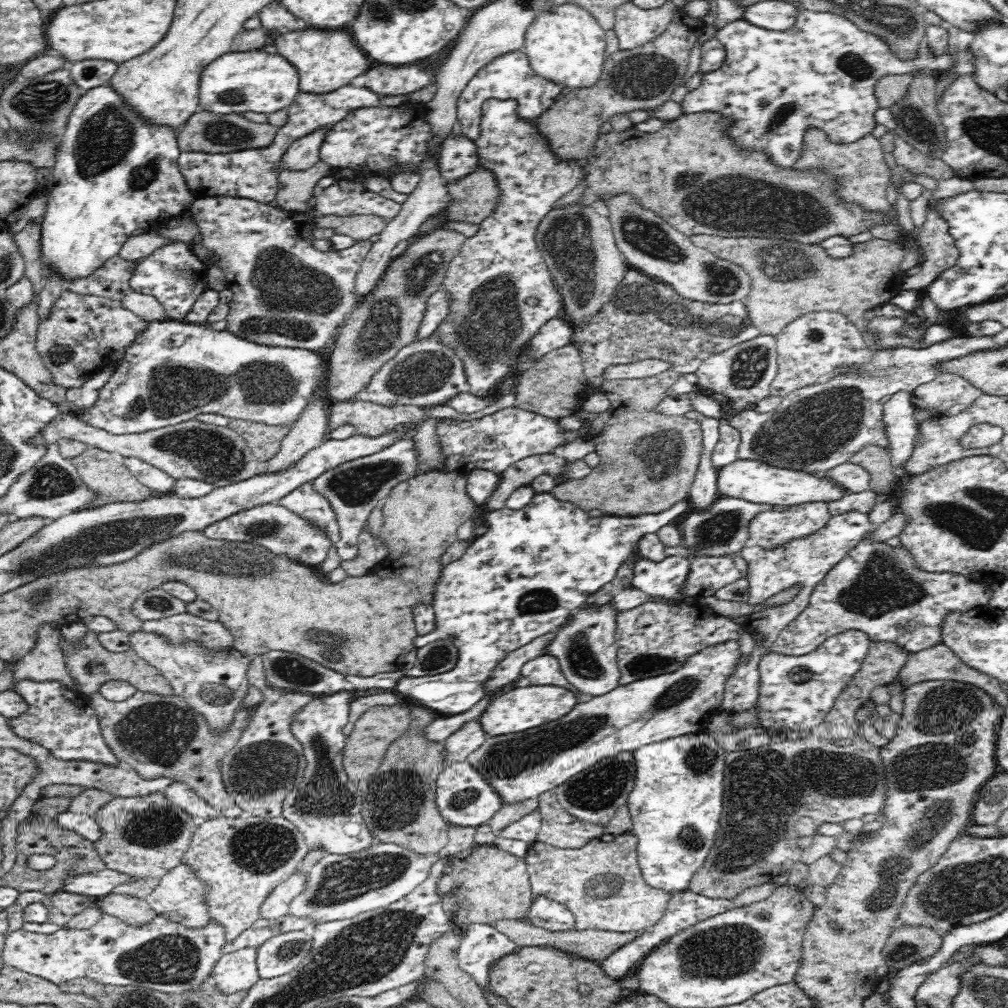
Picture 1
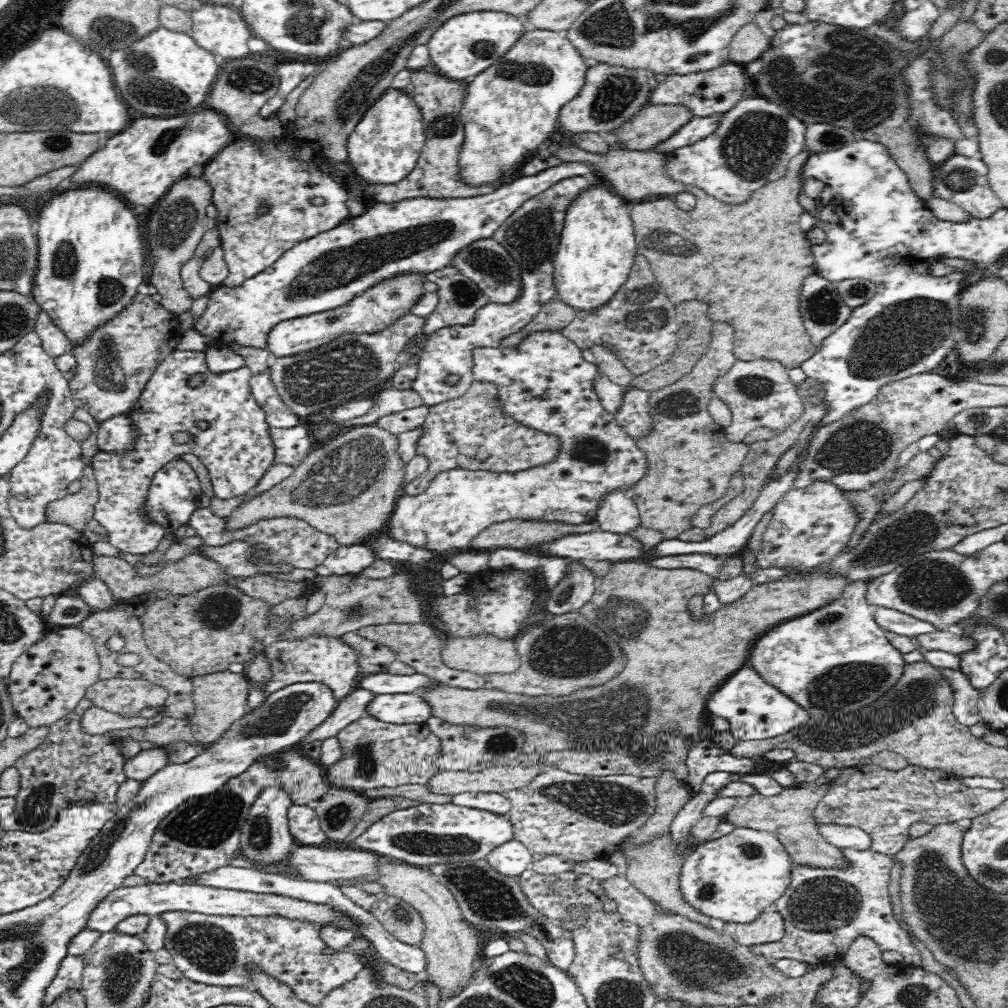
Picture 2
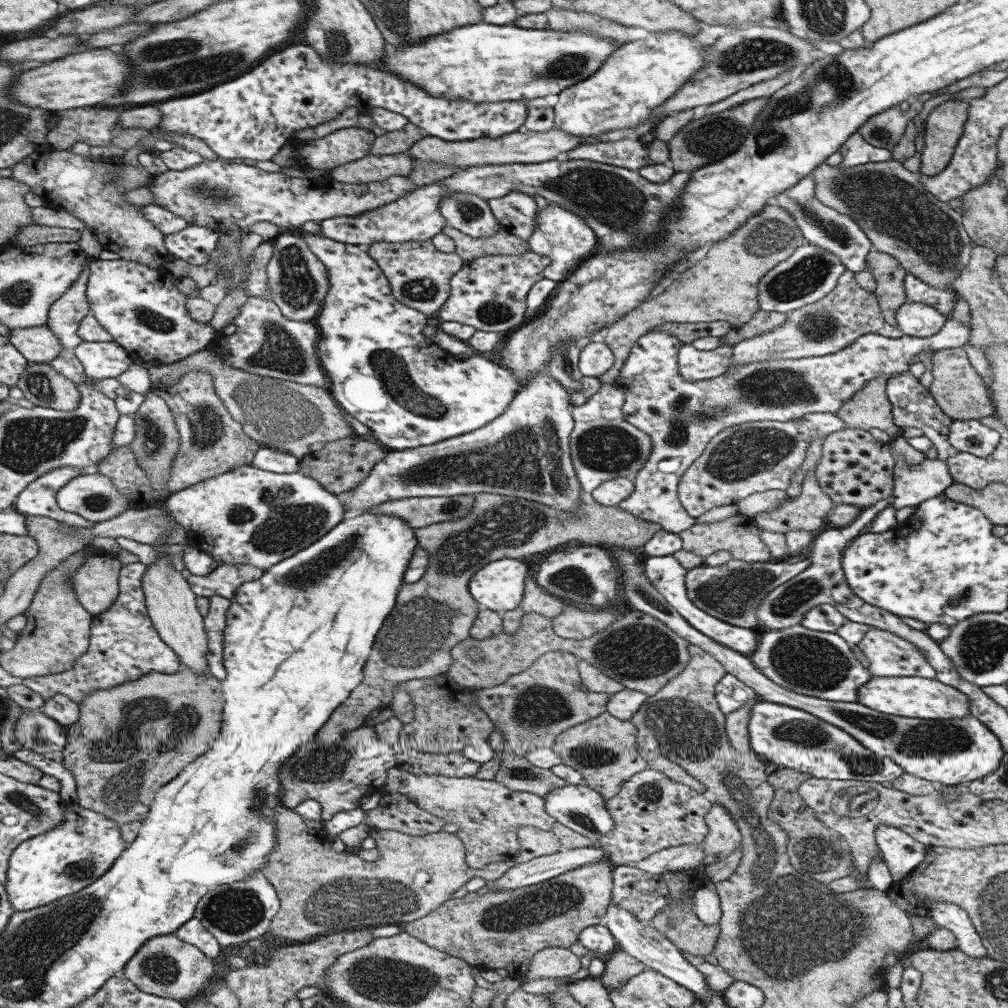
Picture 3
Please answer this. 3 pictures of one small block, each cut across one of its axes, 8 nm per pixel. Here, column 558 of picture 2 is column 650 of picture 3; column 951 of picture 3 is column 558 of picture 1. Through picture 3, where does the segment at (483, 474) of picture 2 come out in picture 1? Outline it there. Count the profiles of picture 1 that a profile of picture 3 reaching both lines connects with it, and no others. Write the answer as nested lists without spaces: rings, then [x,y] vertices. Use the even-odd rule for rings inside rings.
[[[550,318],[528,344],[531,358],[535,362],[540,360],[544,354],[572,343],[573,331],[574,327],[564,323],[562,319]]]

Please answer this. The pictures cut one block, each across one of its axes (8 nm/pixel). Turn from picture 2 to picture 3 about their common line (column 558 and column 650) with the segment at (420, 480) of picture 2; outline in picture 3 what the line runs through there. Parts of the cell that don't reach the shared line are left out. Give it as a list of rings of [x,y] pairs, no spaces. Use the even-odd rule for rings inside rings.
[[[601,383],[597,394],[571,411],[574,422],[569,438],[571,462],[584,492],[592,492],[611,478],[634,477],[652,454],[650,437],[624,419],[624,404],[624,392],[618,386]]]

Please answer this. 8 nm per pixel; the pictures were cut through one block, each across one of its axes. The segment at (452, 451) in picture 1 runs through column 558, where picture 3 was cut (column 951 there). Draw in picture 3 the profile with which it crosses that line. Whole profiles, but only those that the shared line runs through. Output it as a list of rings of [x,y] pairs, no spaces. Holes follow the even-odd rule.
[[[953,420],[948,432],[948,441],[957,452],[969,453],[978,458],[988,458],[996,448],[1001,435],[996,430],[982,425],[980,420]]]

